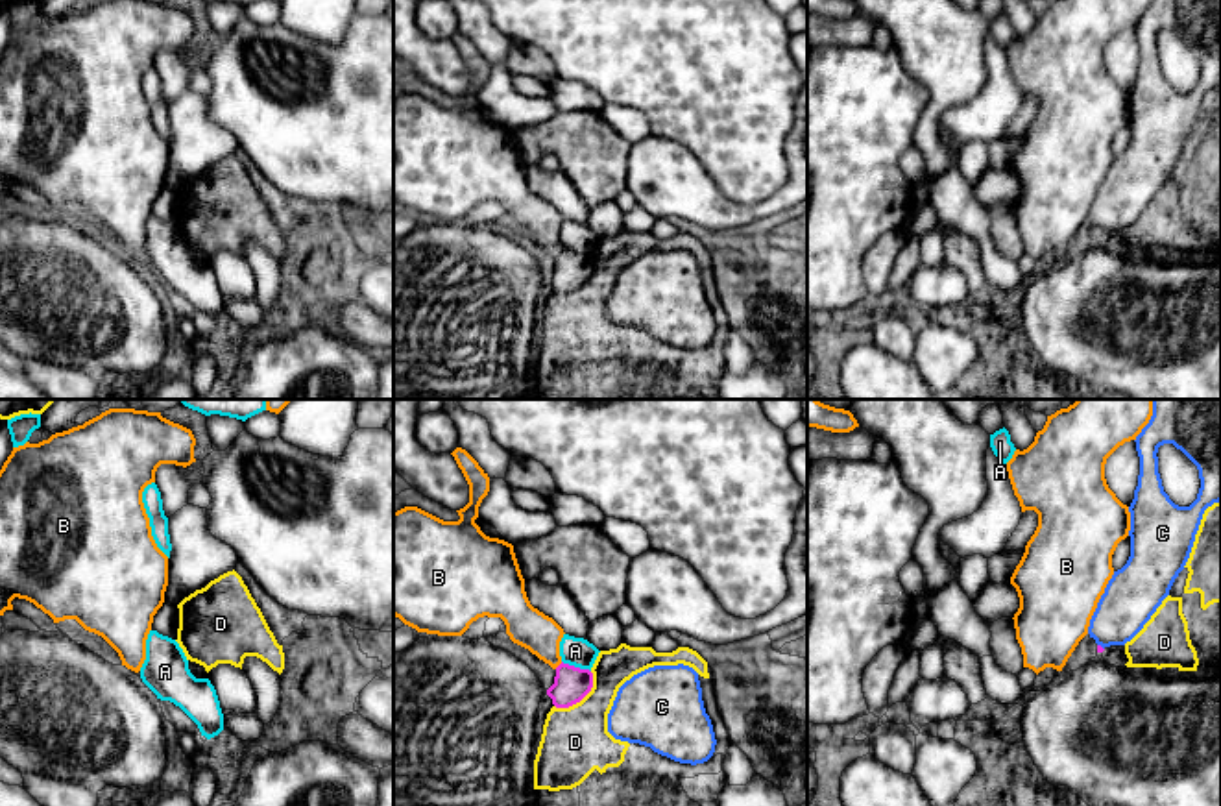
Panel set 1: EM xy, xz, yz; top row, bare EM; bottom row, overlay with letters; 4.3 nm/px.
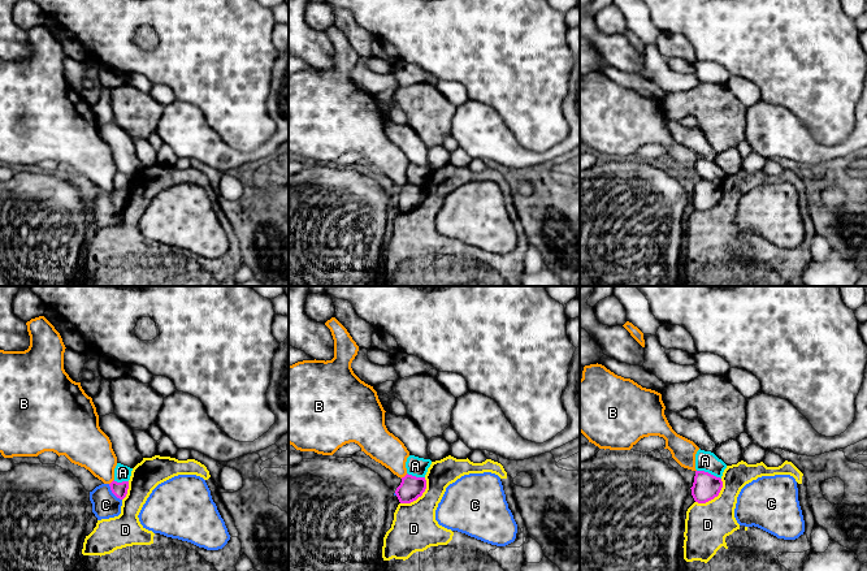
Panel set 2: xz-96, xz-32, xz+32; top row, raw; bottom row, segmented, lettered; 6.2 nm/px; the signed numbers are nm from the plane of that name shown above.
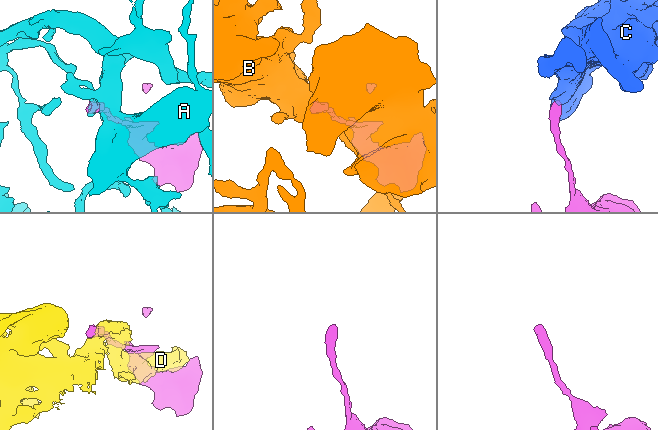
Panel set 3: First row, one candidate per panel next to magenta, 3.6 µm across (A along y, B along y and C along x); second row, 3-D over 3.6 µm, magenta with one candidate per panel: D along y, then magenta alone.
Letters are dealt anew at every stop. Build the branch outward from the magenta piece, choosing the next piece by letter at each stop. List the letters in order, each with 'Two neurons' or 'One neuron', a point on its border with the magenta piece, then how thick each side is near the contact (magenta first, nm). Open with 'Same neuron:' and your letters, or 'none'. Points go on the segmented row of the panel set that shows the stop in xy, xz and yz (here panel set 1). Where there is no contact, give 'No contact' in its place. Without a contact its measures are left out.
Same neuron: none
A: Two neurons. Touches magenta at xz (577, 668). Thickness 160 nm (magenta) against 130 nm
B: Two neurons. Touches magenta at xz (560, 664). Thickness 160 nm (magenta) against 170 nm
C: Two neurons. Touches magenta at yz (1101, 647). Thickness 30 nm (magenta) against 240 nm
D: Two neurons. Touches magenta at xz (580, 699). Thickness 160 nm (magenta) against 300 nm

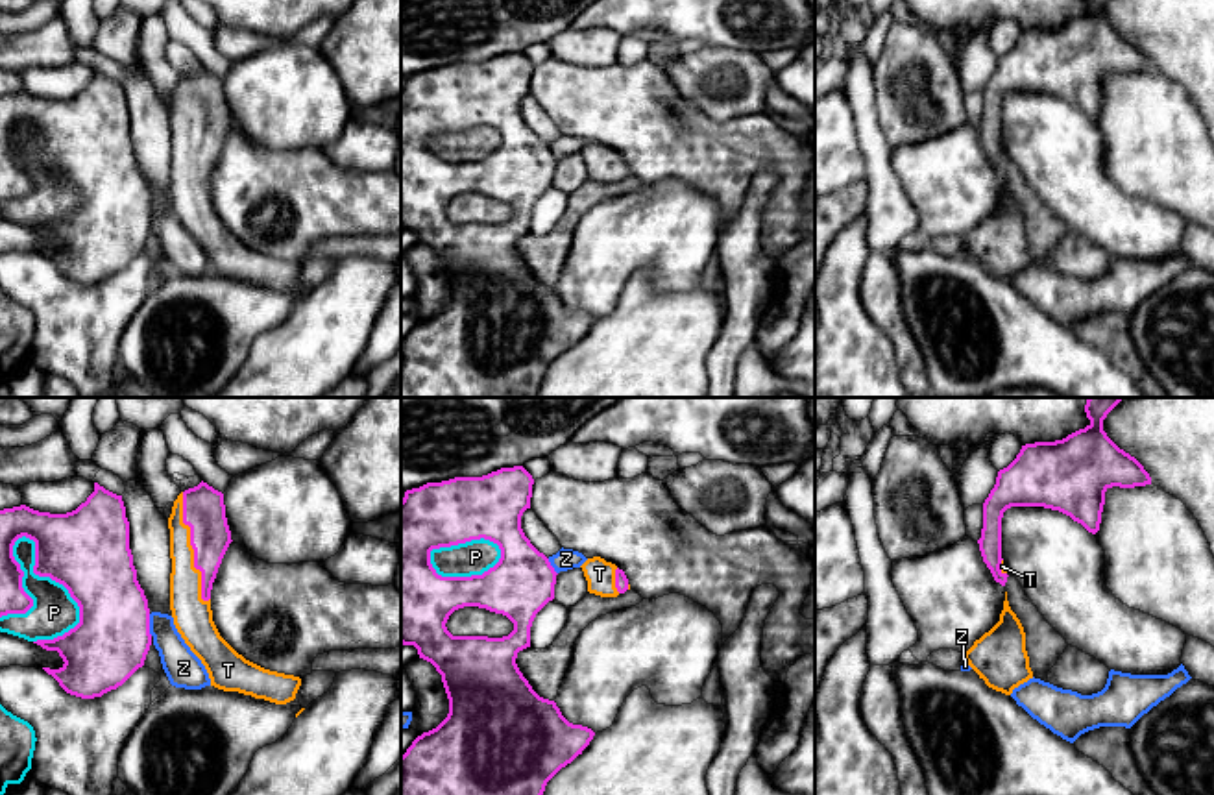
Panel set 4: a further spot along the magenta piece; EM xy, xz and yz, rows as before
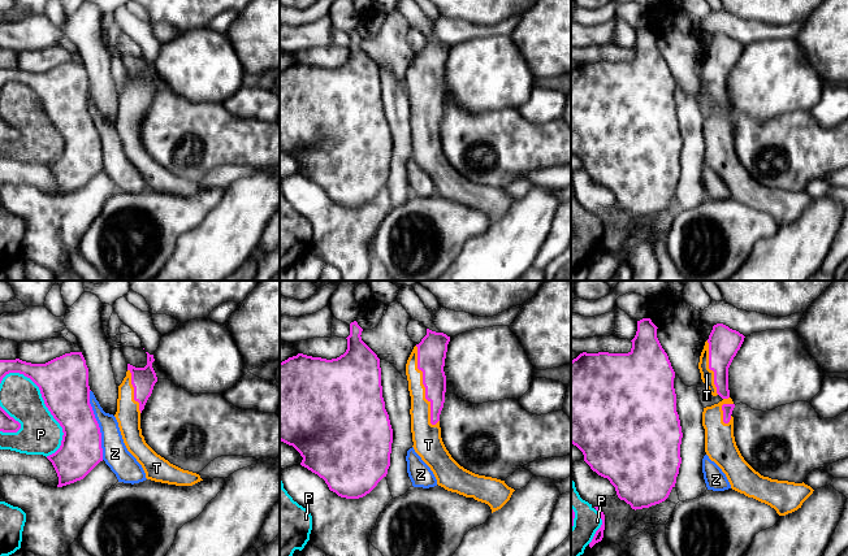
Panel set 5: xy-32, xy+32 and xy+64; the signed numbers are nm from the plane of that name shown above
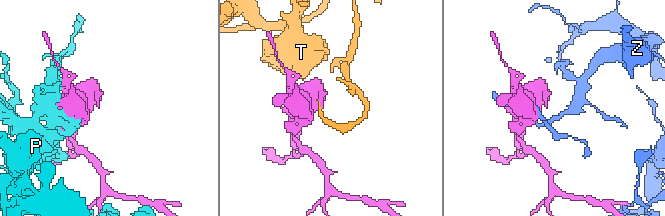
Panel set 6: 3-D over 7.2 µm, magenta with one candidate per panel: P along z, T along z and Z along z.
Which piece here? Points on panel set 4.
Same neuron: T
P: Two neurons. Touches magenta at xy (60, 583). Thickness 360 nm (magenta) against 200 nm
T: One neuron. Touches magenta at xy (193, 548). Thickness 190 nm (magenta) against 140 nm
Z: Two neurons. Touches magenta at xy (148, 625). Thickness 320 nm (magenta) against 160 nm

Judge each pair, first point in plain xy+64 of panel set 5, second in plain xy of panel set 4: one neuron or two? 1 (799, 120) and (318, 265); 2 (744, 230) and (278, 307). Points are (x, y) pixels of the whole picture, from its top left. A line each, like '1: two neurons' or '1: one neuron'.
1: two neurons
2: one neuron

